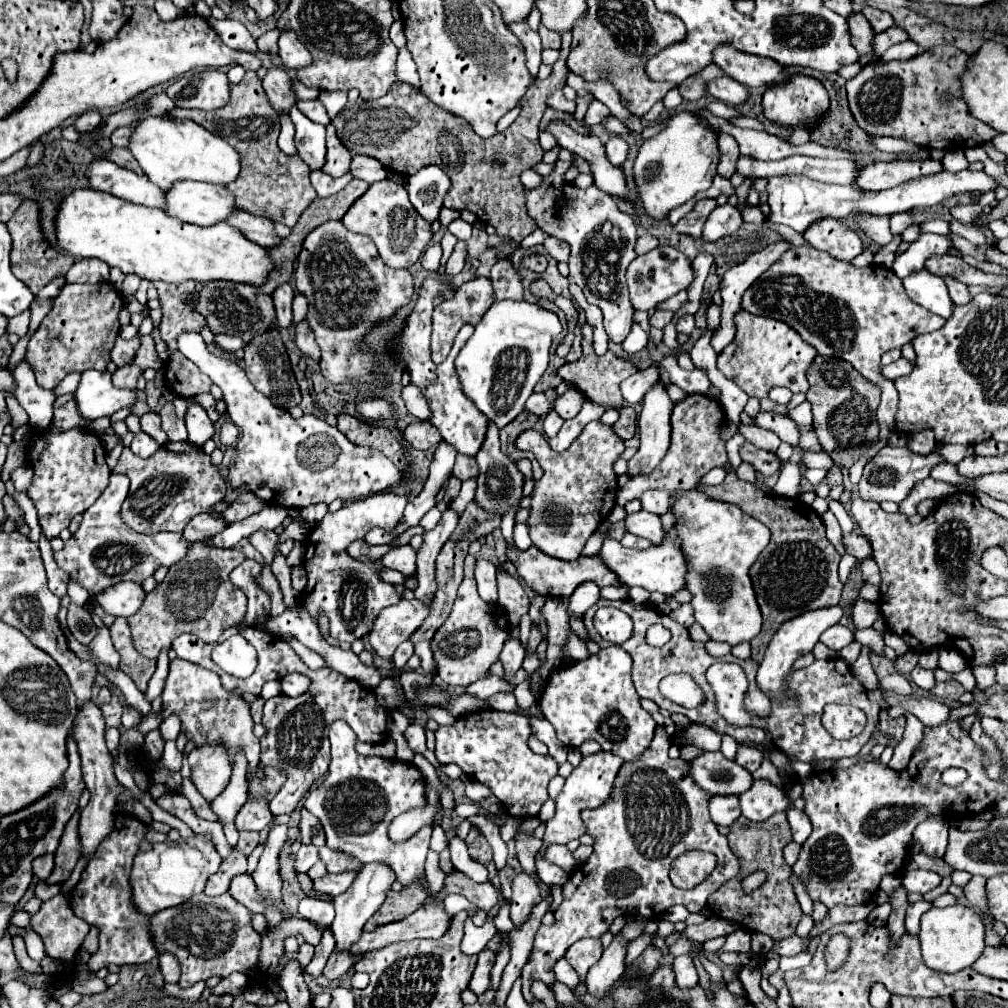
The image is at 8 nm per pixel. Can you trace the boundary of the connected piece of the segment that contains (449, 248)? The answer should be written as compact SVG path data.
M447 231L445 235L443 235L443 239L441 239L441 247L442 247L442 257L440 264L445 265L447 260L449 259L449 255L452 254L455 248L455 243L457 243L457 239Z

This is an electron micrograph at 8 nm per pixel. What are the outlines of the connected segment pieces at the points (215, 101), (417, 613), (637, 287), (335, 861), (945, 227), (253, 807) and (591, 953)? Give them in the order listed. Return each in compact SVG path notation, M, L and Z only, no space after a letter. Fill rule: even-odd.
M217 69L189 71L175 79L165 93L177 107L213 111L229 101L229 81L227 75Z
M401 599L401 603L383 609L369 631L369 645L373 653L391 661L395 647L409 639L427 615L429 607L419 599Z
M659 245L657 249L637 257L627 269L627 285L631 293L631 303L639 311L651 311L659 303L667 301L671 295L689 289L689 285L693 283L693 277L695 275L693 275L691 261L681 251L677 251L675 247Z
M327 845L323 849L319 849L319 857L325 863L327 873L343 873L343 871L359 871L359 867L363 867L357 859L349 857L349 855L341 855L333 849L329 849Z
M931 219L931 221L925 221L923 225L925 233L937 233L937 235L947 235L949 233L949 223L943 221L943 219Z
M255 799L255 801L249 801L241 807L241 811L237 813L237 827L239 831L247 829L247 831L261 831L267 827L267 823L273 819L271 811L269 811L269 805L265 803L265 799Z
M579 939L573 943L565 955L565 959L571 963L571 967L579 975L579 985L585 985L585 975L591 969L591 965L597 963L599 955L603 953L599 939Z

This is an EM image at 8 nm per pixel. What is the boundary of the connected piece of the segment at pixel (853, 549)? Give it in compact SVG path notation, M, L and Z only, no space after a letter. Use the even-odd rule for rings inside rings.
M851 531L851 533L847 533L847 535L843 535L843 545L845 545L845 551L849 553L849 555L853 555L853 557L857 557L857 559L869 559L871 555L873 555L873 549L871 549L871 545L869 545L869 541L861 535L861 533L857 533L857 531Z

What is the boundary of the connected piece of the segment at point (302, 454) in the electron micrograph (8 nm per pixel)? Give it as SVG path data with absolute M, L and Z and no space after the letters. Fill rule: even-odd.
M183 333L177 343L179 351L197 363L197 367L223 391L227 415L241 429L241 437L235 443L239 455L235 463L231 463L227 475L227 483L233 491L247 489L267 505L303 509L315 503L329 505L335 499L365 499L399 487L409 479L409 475L399 471L383 453L347 441L337 427L327 425L323 419L315 415L293 419L289 411L275 407L263 393L255 391L245 371L233 359L211 353L199 333Z

